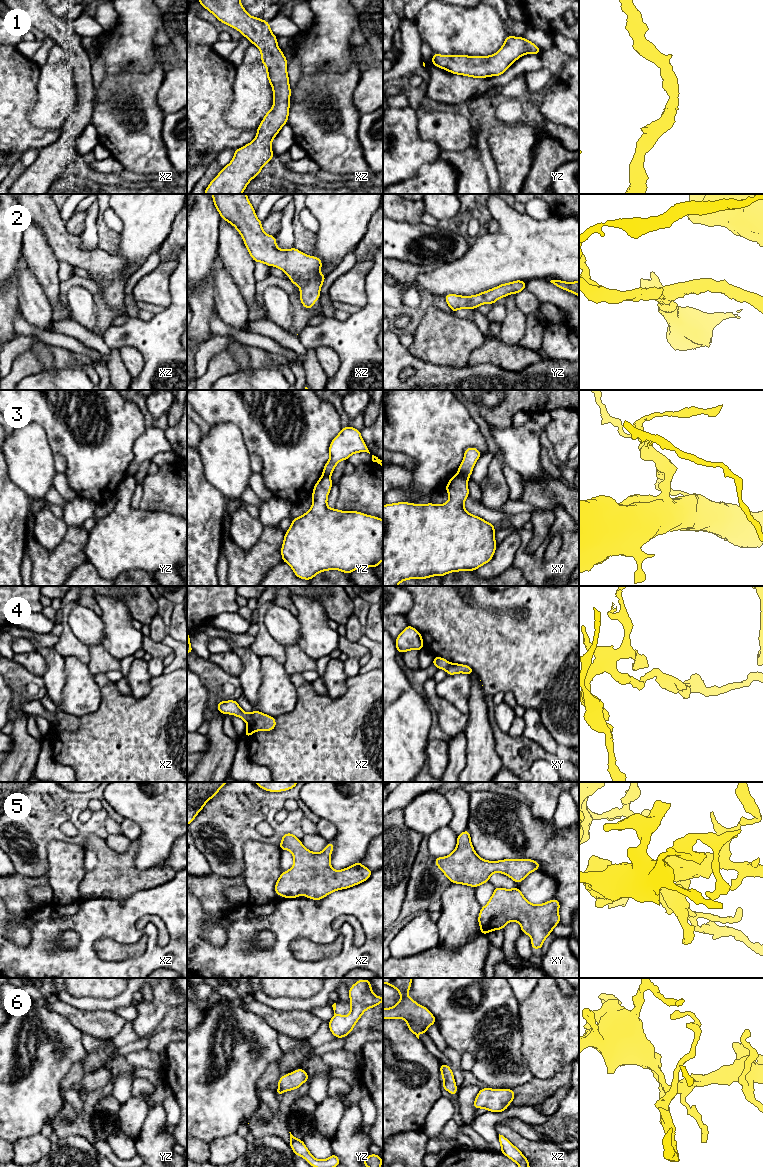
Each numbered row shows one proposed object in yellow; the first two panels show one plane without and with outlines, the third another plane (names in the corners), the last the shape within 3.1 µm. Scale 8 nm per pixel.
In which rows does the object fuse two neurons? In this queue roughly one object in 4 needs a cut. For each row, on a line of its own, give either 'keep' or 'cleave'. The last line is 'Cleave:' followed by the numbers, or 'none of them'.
1: keep
2: keep
3: cleave
4: cleave
5: keep
6: keep
Cleave: 3, 4

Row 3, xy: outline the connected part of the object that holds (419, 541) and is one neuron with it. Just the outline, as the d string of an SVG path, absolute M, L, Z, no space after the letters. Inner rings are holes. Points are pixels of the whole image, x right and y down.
M461 474L453 475L445 487L450 498L442 505L399 502L383 506L383 586L397 586L408 579L443 577L450 572L475 571L492 559L497 547L495 526L465 510L464 502L469 496L468 479Z

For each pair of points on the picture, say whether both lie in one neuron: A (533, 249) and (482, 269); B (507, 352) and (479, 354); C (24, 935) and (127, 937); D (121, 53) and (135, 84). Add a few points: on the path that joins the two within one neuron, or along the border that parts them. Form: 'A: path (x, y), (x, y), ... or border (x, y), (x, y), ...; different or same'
A: path (520, 250), (495, 259); same
B: path (500, 353), (486, 354); same
C: border (10, 922), (22, 922), (29, 929), (27, 947); different
D: border (152, 67), (146, 71), (124, 71), (106, 75); different

